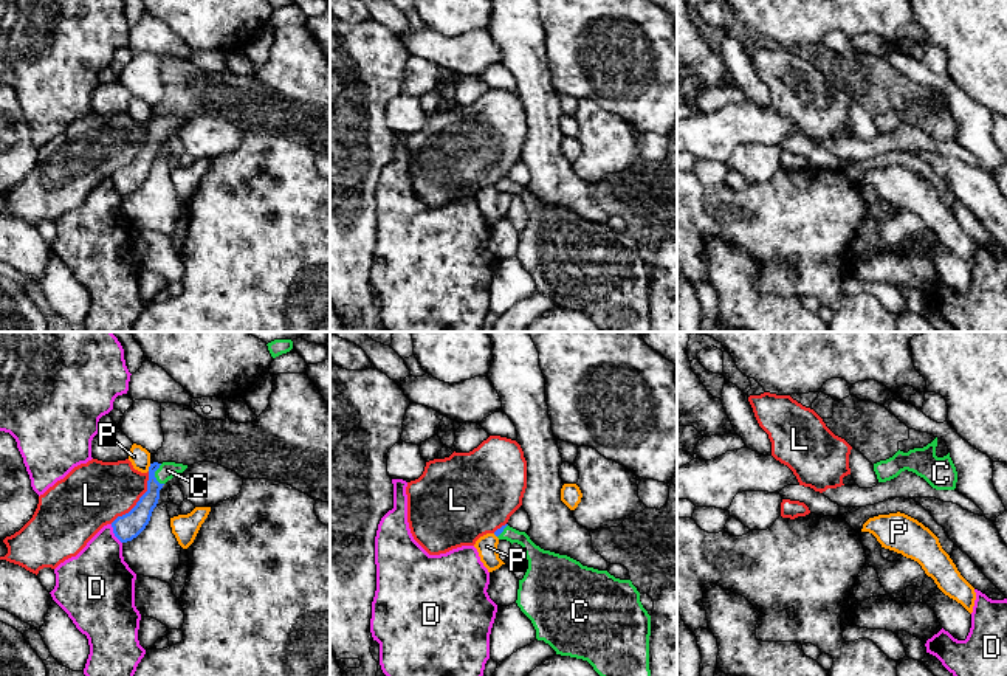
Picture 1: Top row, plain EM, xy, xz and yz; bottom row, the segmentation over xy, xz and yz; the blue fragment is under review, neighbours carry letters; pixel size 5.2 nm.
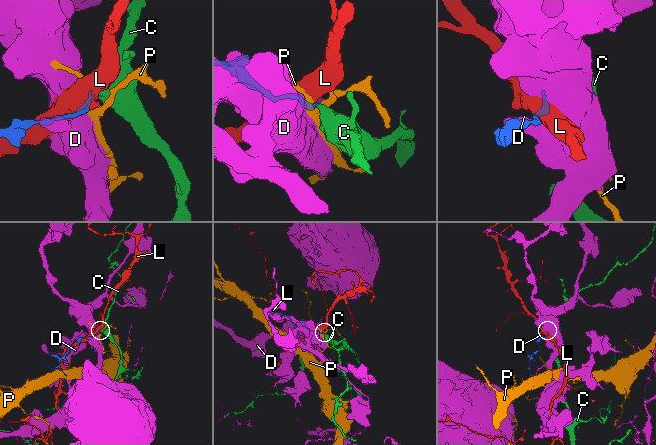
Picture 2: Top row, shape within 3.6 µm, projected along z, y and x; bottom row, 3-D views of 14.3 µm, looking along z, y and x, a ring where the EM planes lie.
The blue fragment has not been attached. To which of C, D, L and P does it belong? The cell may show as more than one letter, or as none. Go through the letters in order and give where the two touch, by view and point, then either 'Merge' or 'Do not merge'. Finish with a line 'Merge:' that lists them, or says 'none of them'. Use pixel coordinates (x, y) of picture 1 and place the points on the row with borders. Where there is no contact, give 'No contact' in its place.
C: Touches blue at xy (154, 475). Merge
D: Touches blue at xy (115, 534). Do not merge
L: Touches blue at xy (138, 501). Do not merge
P: Touches blue at xy (149, 467). Do not merge
Merge: C

